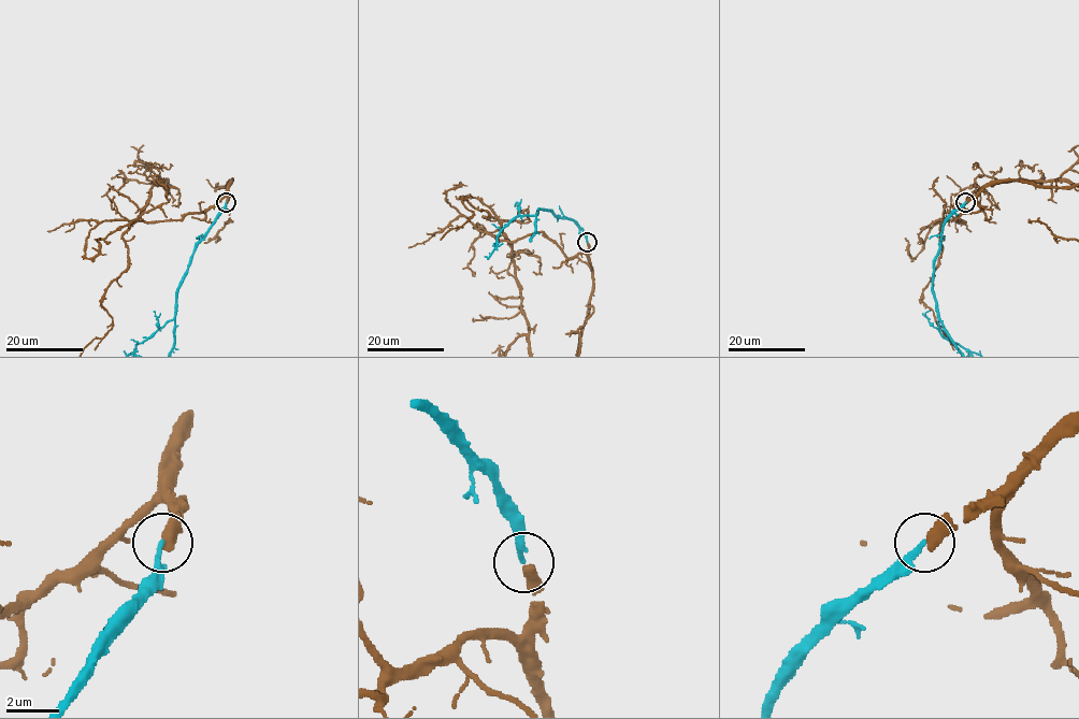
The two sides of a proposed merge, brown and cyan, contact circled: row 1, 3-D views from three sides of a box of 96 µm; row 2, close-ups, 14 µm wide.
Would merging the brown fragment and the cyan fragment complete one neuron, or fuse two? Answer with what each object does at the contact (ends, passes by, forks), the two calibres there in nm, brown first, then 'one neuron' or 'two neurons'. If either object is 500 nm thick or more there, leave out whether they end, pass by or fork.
brown ends there; cyan ends there; 480 nm thick on the brown side, 190 nm on the other; one neuron

